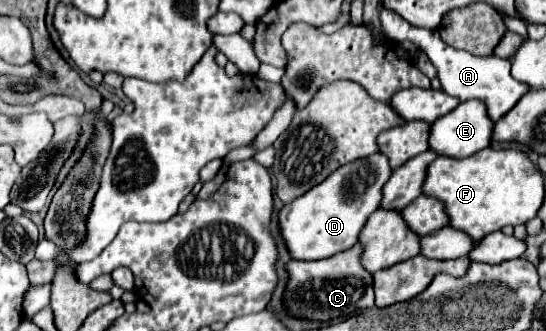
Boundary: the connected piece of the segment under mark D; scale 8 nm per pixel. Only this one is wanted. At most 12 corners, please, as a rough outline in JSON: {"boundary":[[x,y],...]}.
{"boundary":[[340,166],[278,212],[294,260],[352,248],[392,170]]}

